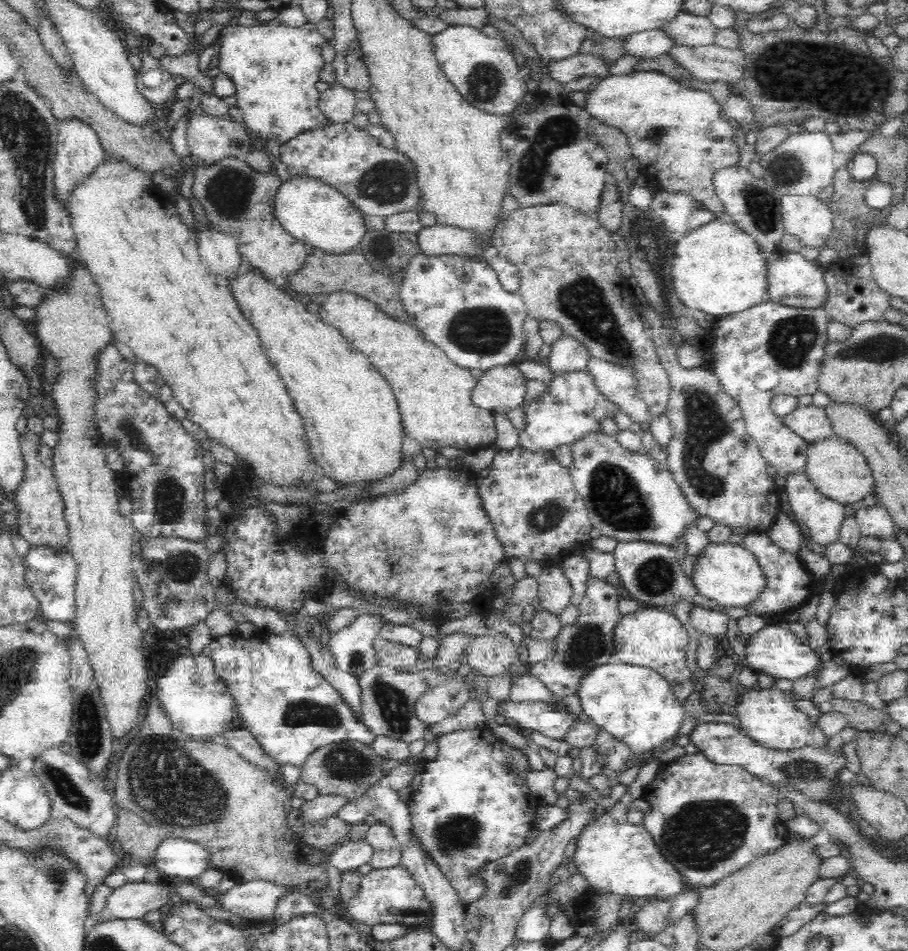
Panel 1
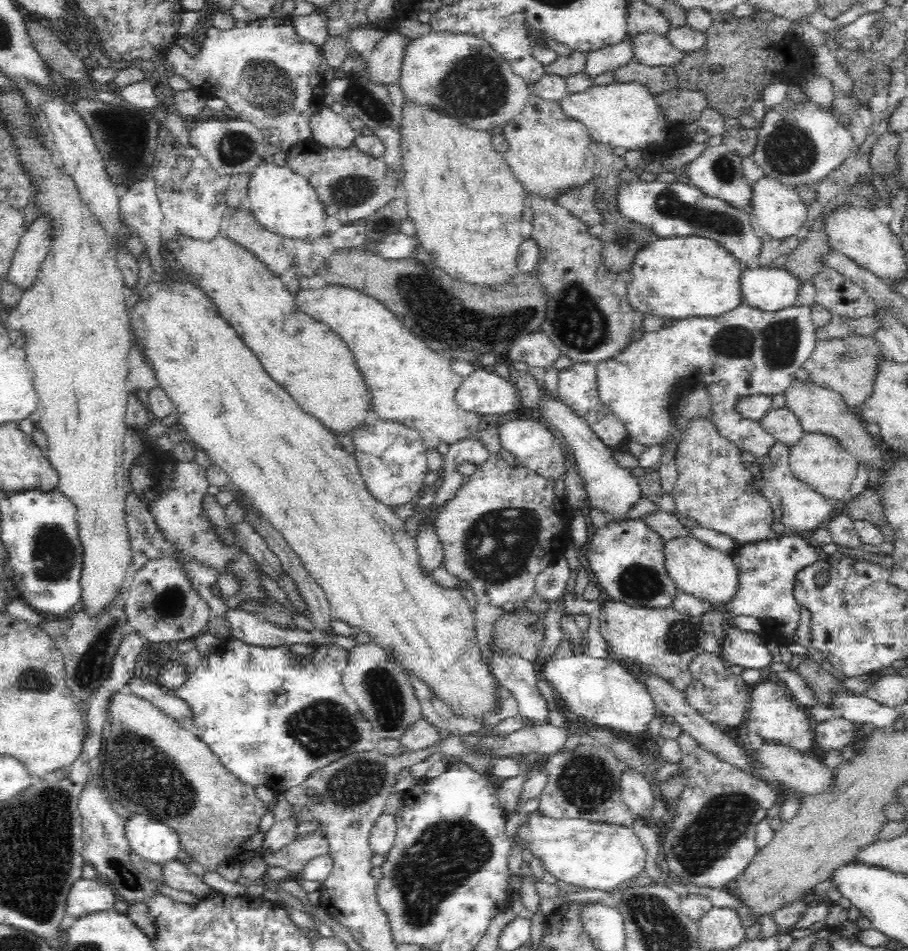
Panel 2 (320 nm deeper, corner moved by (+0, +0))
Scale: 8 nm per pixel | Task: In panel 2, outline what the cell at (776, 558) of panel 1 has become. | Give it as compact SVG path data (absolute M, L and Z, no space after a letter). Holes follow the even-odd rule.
M784 533L778 539L762 540L737 547L732 559L738 569L738 592L724 605L732 616L753 616L766 626L778 627L780 634L794 634L800 626L800 603L794 595L798 572L814 564L820 557L816 547L795 533Z

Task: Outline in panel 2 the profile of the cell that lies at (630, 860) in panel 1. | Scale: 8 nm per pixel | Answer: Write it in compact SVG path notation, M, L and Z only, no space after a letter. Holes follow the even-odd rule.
M538 809L529 814L518 830L518 843L521 848L529 849L533 856L540 859L542 866L558 880L568 885L580 886L584 891L600 890L612 892L620 888L624 882L635 880L641 872L644 872L647 852L640 843L638 836L634 833L633 827L609 822L590 822L582 818L562 818L554 820L542 815Z

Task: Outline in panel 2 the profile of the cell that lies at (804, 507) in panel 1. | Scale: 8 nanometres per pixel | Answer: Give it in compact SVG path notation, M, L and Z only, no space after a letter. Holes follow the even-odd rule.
M780 442L774 444L771 454L762 460L760 478L754 477L752 483L760 487L767 496L774 512L775 522L786 526L786 531L802 533L816 531L831 520L832 505L820 496L810 485L795 478L790 467L790 448Z

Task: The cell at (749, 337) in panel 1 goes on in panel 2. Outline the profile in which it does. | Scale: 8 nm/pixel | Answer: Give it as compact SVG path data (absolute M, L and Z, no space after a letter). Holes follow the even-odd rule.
M746 301L730 312L715 317L693 316L673 320L671 325L662 326L654 332L644 332L639 340L632 341L620 354L597 363L598 397L606 412L620 419L628 432L628 441L638 442L646 449L660 445L668 436L670 426L670 394L673 386L682 378L680 390L694 382L704 383L710 395L711 411L715 417L720 435L727 437L741 451L746 451L756 459L764 459L771 454L777 441L764 430L762 424L741 416L737 410L739 401L755 395L784 394L797 382L796 372L803 368L818 341L817 328L813 323L812 307L791 306L778 312L768 312L752 308Z

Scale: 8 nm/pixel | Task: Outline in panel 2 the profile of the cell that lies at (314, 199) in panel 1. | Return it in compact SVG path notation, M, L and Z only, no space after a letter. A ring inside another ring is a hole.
M268 159L260 163L251 172L250 178L247 205L256 219L264 225L264 228L276 233L279 237L298 238L298 240L304 240L304 242L316 242L316 240L320 240L320 236L329 234L328 226L326 226L328 213L324 209L324 204L320 201L318 193L316 193L306 177L294 172L287 164L279 166L273 163L271 159Z

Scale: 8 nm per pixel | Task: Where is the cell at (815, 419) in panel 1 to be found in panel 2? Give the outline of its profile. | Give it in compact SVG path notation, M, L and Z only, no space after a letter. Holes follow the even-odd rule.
M788 408L771 409L760 421L764 430L769 432L777 442L794 447L803 437L804 429L799 419Z

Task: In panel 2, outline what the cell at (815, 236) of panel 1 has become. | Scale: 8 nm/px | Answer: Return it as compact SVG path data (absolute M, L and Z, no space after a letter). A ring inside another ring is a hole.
M764 176L752 191L751 214L767 234L782 240L804 226L808 206L794 189Z

